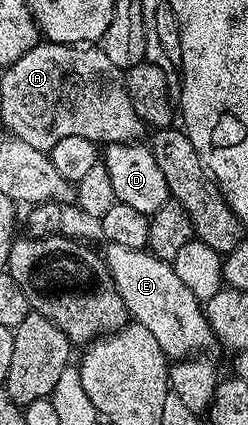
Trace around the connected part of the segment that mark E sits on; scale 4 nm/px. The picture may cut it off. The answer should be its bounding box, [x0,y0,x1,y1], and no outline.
[106,244,213,360]

